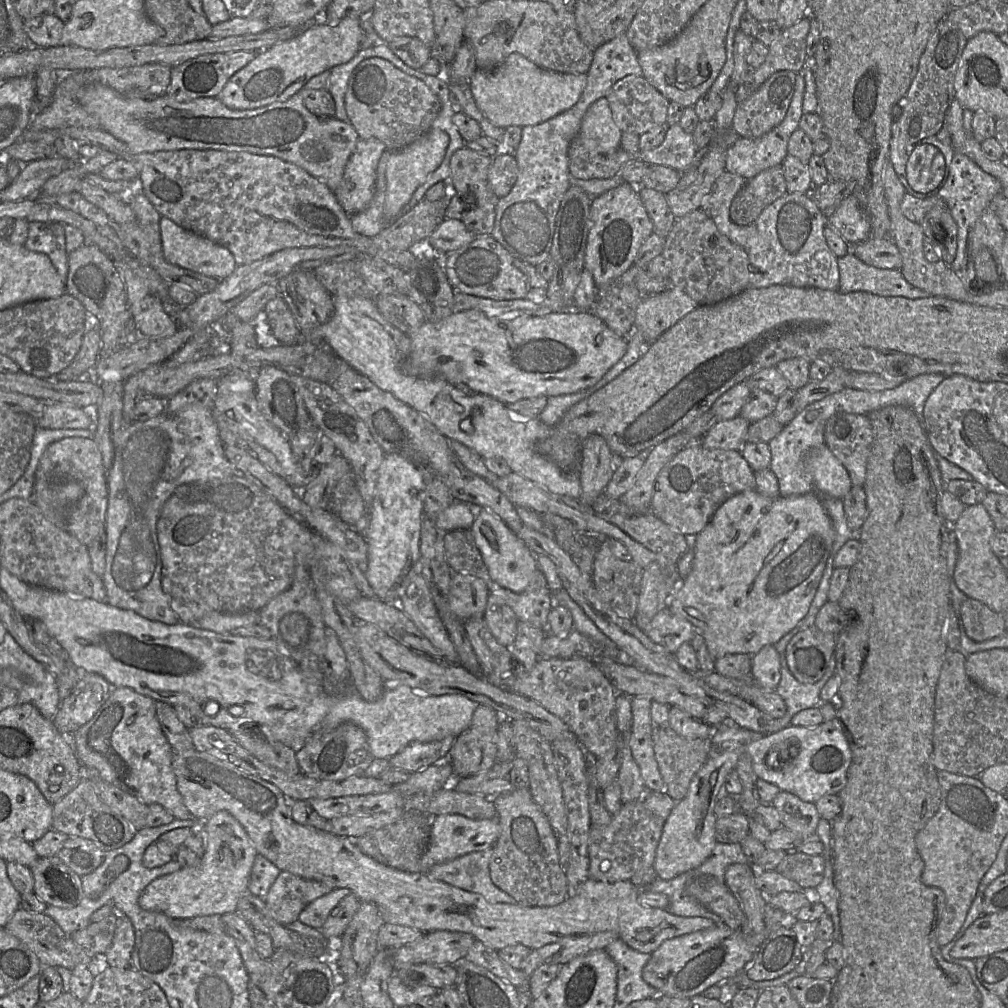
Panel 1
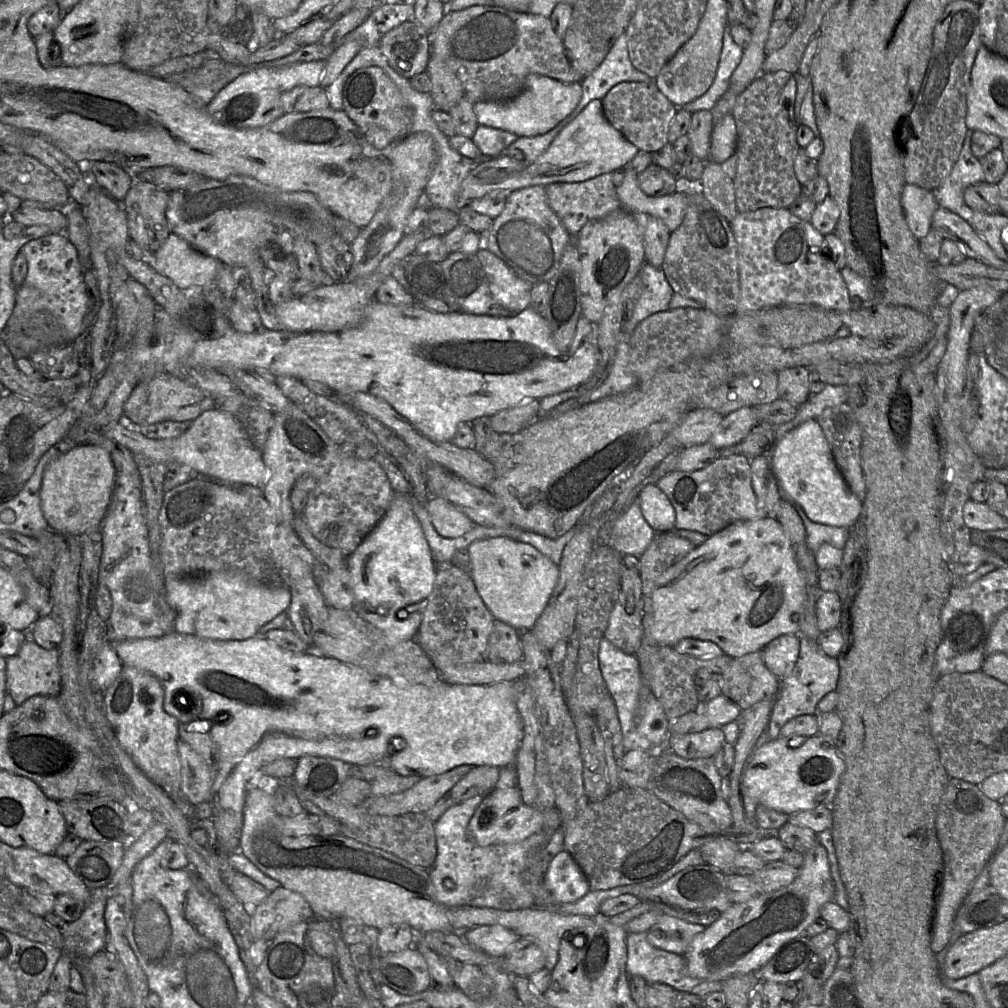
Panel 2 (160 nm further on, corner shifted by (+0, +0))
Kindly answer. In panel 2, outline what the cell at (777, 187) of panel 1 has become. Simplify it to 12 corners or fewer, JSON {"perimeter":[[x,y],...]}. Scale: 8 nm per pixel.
{"perimeter":[[760,73],[736,98],[738,212],[787,208],[797,82]]}

